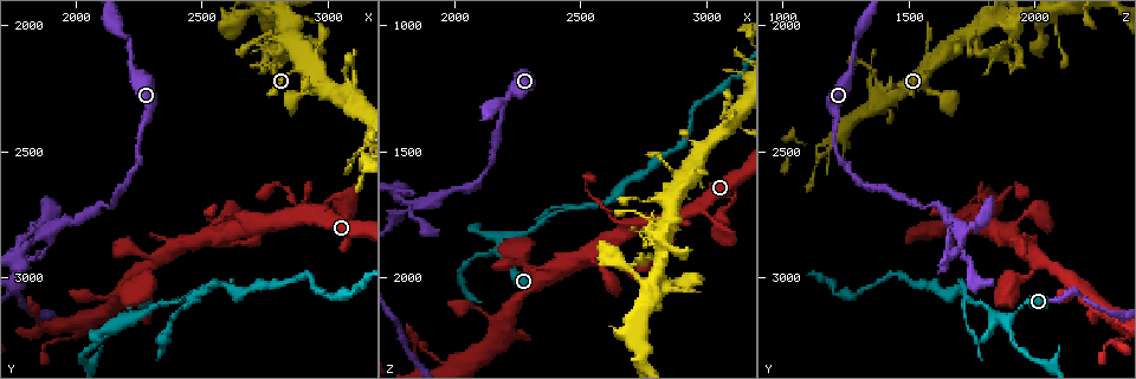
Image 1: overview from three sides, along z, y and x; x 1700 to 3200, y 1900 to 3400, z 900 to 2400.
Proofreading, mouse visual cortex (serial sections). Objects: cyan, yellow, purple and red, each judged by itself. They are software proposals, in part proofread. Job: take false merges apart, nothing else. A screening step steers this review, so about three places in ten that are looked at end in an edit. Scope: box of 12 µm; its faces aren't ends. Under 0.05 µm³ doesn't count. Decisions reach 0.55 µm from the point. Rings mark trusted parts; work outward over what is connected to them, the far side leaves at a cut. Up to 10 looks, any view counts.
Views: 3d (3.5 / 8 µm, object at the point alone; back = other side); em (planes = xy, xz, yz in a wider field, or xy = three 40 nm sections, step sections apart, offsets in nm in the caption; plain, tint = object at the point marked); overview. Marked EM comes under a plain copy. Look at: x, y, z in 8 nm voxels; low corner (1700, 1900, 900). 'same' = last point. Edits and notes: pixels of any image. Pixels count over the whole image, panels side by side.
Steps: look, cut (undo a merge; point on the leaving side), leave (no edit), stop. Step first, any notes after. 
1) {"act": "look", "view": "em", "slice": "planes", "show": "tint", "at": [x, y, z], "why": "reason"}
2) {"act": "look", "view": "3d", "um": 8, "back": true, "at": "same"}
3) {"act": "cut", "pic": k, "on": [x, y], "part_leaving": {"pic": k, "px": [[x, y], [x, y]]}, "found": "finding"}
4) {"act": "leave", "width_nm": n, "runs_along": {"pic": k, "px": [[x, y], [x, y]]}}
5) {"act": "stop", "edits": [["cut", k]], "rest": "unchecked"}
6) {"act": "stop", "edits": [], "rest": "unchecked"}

{"act": "look", "view": "3d", "um": 3.5, "at": [2910, 2260, 1600], "why": "sharp bend"}

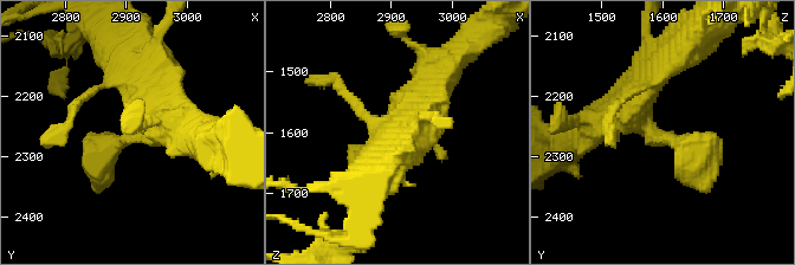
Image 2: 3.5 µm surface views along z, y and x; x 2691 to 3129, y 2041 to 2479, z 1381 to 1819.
{"act": "leave", "found": "all the same cell"}

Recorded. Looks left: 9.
{"act": "look", "view": "3d", "um": 8, "at": [2200, 3040, 2170], "why": "four arms meet"}

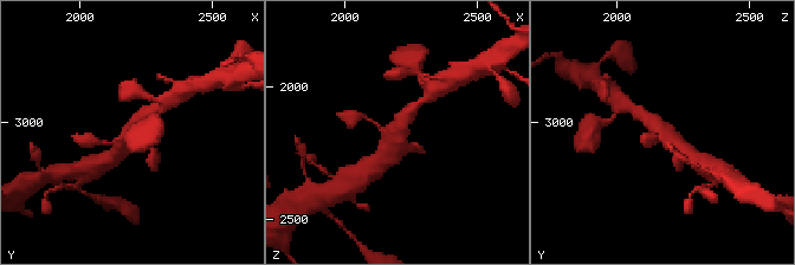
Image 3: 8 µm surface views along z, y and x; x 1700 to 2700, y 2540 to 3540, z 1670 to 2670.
{"act": "look", "view": "3d", "um": 3.5, "at": [2200, 3030, 2180]}

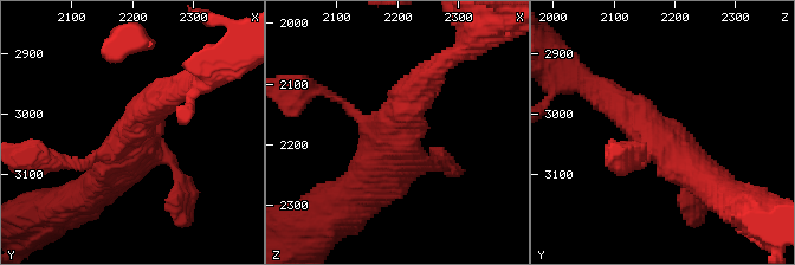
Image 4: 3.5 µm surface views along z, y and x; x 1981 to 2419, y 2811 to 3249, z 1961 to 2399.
{"act": "leave", "arms": 4, "runs_along": {"pic": 4, "px": [[603, 96], [633, 111], [712, 183]]}, "found": "one cell here"}

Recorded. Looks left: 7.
{"act": "look", "view": "3d", "um": 8, "at": [2190, 3160, 1890], "why": "four-way junction"}

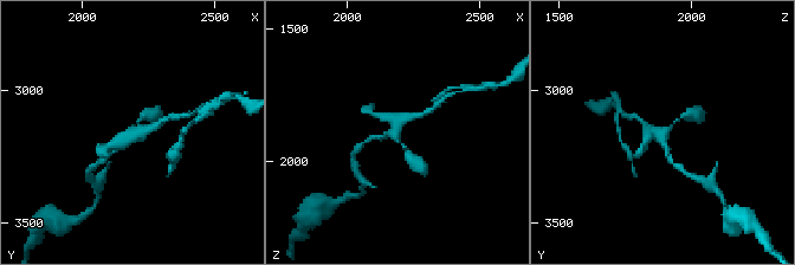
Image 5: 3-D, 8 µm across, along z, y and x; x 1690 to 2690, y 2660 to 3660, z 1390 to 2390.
{"act": "look", "view": "em", "slice": "xy", "step": 3, "show": "tint", "at": [2190, 3160, 1900], "why": "need the tissue"}

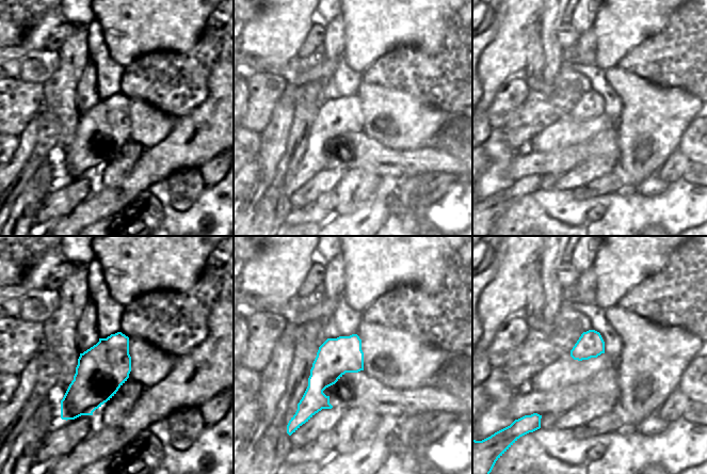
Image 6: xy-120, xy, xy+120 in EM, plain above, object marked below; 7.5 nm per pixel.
{"act": "leave", "arm_widths_nm": [150, 200, 250, 300], "runs_along": {"pic": 5, "px": [[687, 114], [666, 131], [646, 128]]}, "found": "continuous, no second cell"}

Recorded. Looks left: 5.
{"act": "look", "view": "3d", "um": 3.5, "back": true, "at": [2430, 3090, 1730], "why": "abrupt turn"}

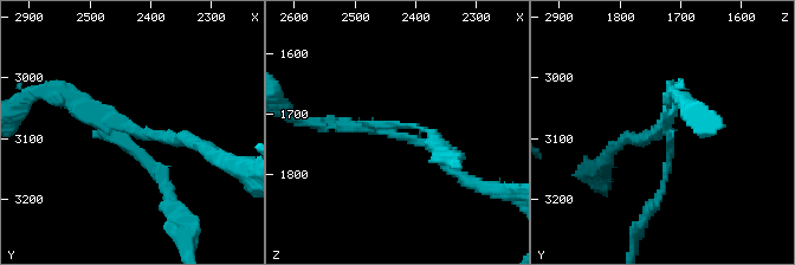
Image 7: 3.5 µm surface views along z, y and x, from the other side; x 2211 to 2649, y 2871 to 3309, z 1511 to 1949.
{"act": "look", "view": "em", "slice": "xy", "step": 3, "show": "tint", "at": [2435, 3085, 1735]}

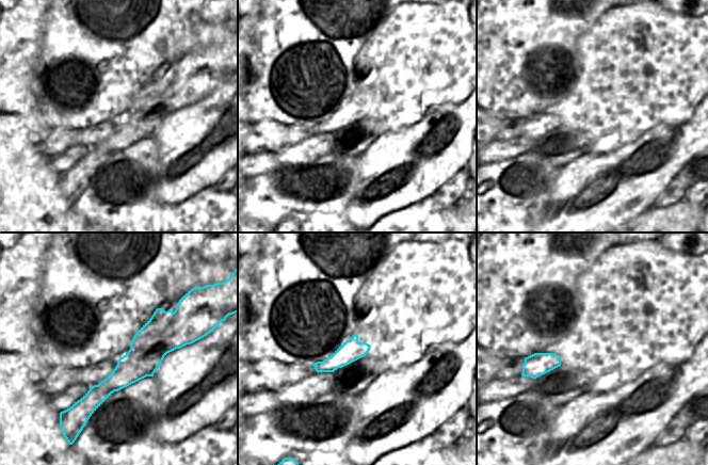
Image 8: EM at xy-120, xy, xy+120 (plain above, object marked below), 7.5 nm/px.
{"act": "leave", "found": "all the same cell"}

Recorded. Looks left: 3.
{"act": "stop", "edits": [], "rest": "unchecked"}

